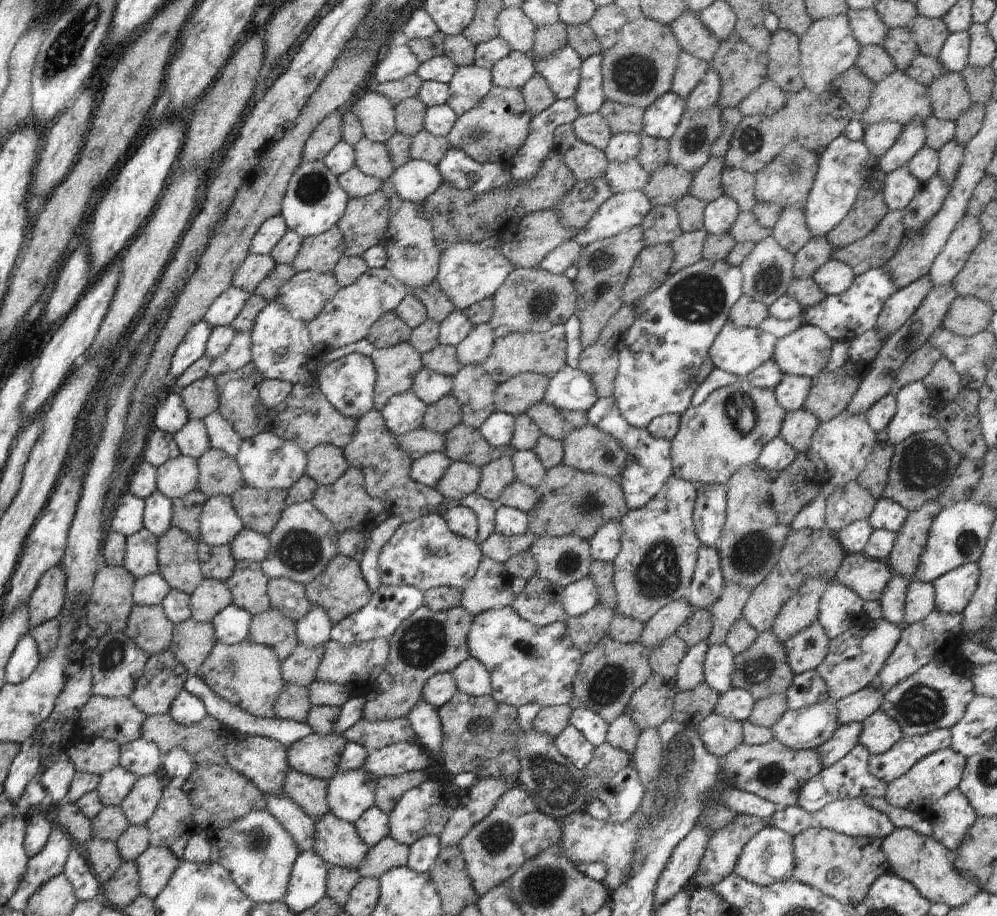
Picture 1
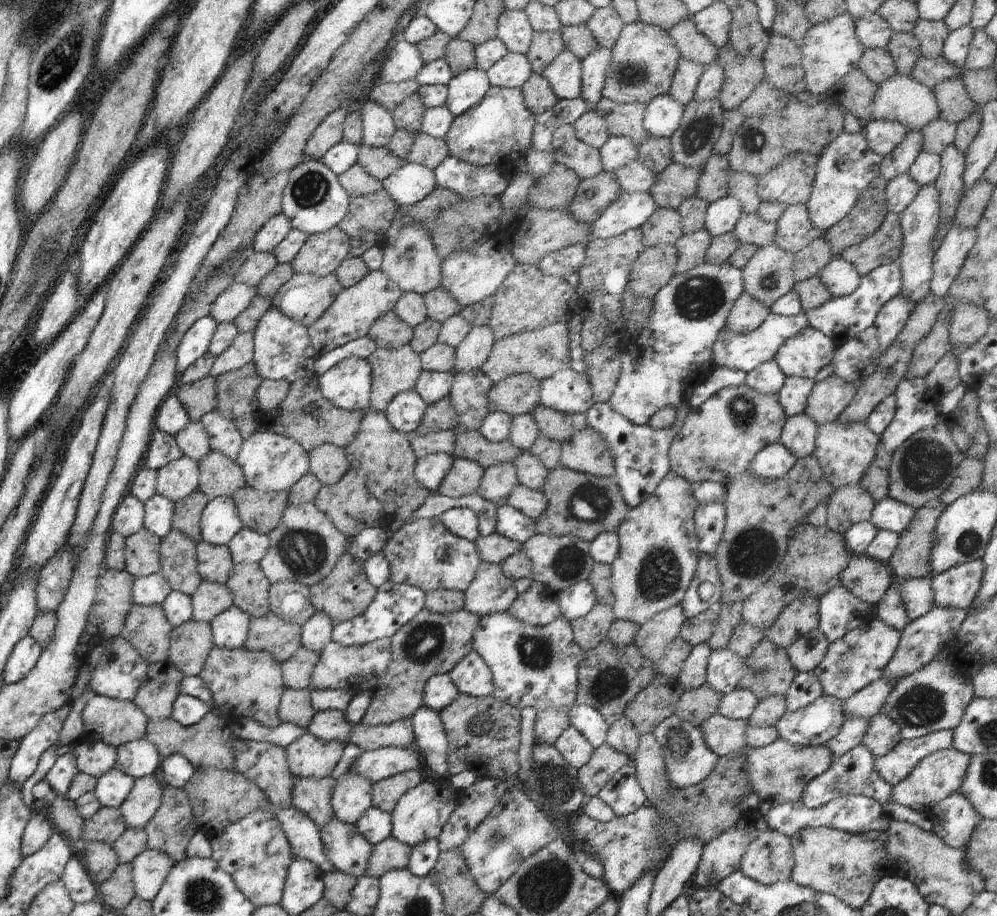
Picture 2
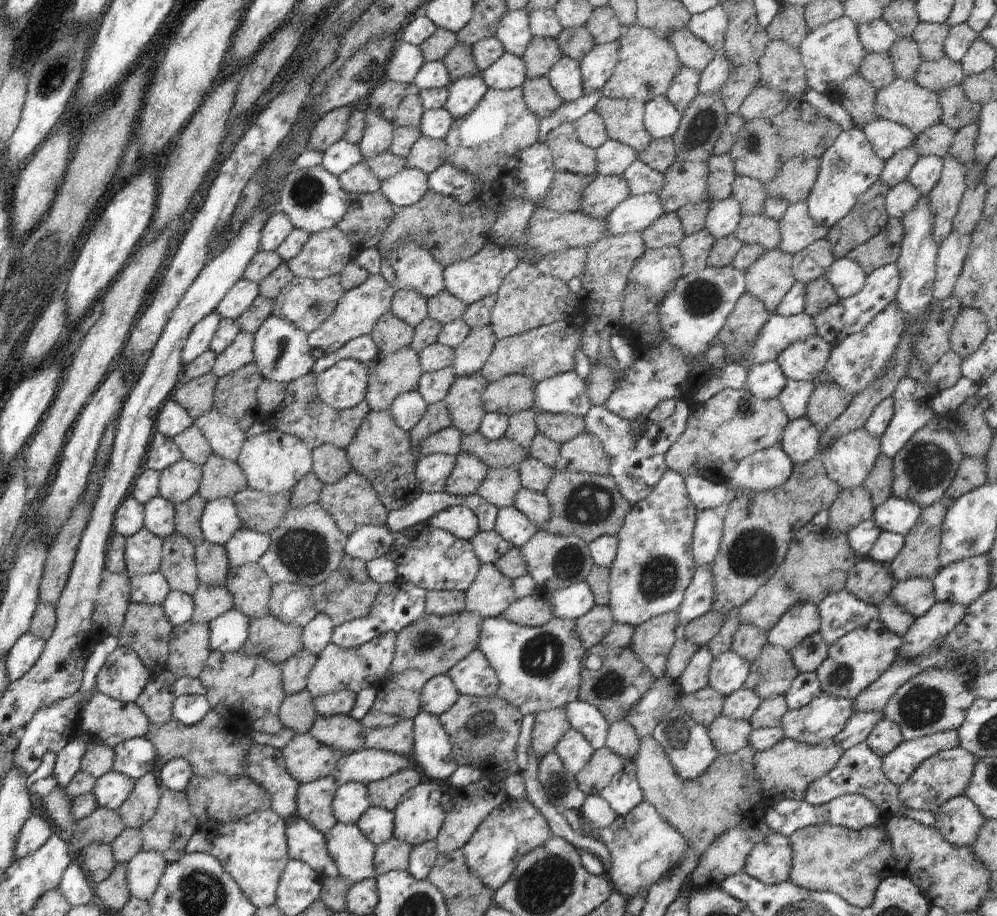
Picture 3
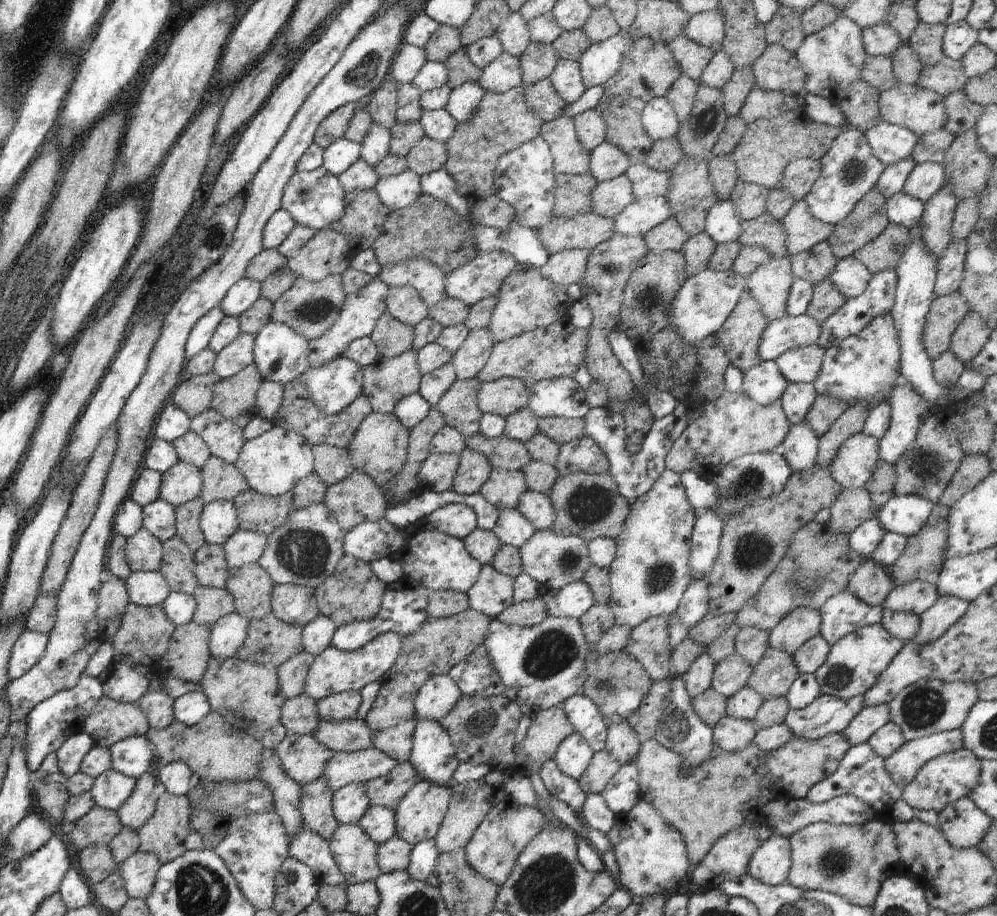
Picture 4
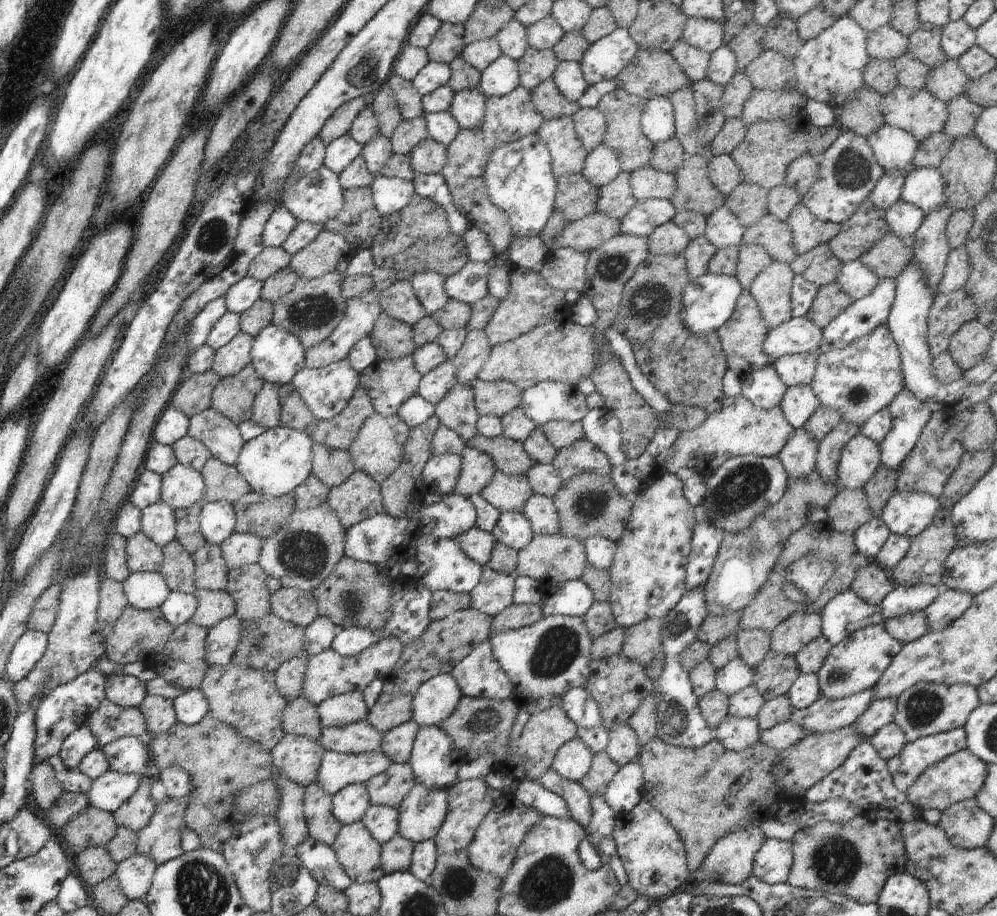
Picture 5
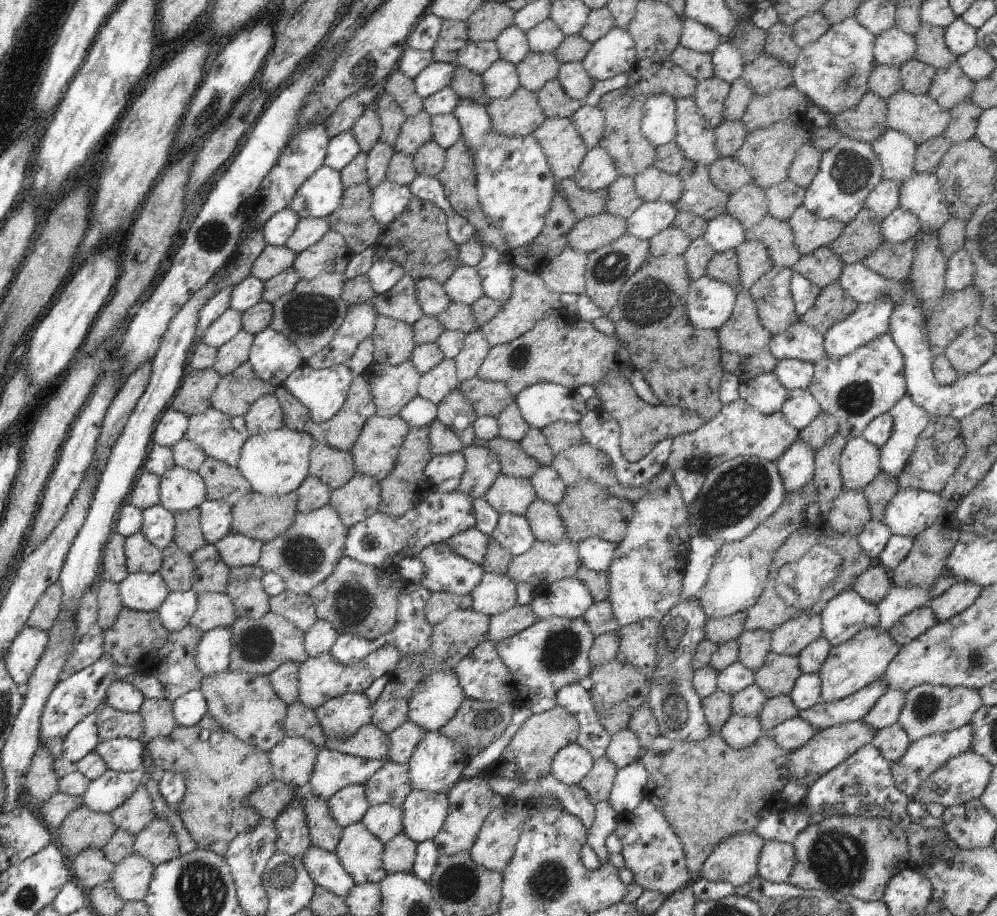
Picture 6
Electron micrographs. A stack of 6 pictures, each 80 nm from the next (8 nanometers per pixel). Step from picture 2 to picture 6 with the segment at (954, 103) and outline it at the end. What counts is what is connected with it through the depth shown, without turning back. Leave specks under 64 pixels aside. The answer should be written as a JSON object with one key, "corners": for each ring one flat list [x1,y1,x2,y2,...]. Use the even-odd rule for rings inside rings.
{"corners":[[971,100,959,102,951,108,951,119,944,136,952,145,970,140,975,136,981,111,981,108,978,108]]}

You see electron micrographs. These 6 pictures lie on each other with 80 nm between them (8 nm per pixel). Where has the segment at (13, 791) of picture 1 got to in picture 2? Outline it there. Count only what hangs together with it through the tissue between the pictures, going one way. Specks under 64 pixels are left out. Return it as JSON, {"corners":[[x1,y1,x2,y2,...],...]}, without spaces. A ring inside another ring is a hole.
{"corners":[[72,706,60,707,54,712,45,714,38,723,22,740,16,754,11,758,9,768,9,782,17,785,18,789,36,772,42,753,51,746,57,748,59,755,71,752,70,746,57,746,58,733,64,724]]}

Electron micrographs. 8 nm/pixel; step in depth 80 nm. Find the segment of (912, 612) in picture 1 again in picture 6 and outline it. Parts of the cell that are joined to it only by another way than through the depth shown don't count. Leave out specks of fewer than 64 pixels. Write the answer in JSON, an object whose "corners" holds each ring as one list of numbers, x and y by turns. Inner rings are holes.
{"corners":[[892,586,884,600,877,604,879,612,877,626,890,633,891,628,900,622,903,616,920,607,929,607,932,599,931,587,900,588]]}

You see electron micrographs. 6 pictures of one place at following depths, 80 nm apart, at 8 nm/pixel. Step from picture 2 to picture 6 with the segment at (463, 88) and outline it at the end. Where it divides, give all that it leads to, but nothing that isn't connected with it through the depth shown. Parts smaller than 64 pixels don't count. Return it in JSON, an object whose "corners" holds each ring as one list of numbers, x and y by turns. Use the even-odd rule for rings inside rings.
{"corners":[[461,97,452,113,460,123,462,138,471,148,475,158,476,188,482,210,495,227,503,232,508,241,510,251,522,245,530,244,545,225,545,216,555,195,556,178,550,170,546,155,538,141,532,135,523,137,505,137,497,133,491,125,487,107,482,103]]}

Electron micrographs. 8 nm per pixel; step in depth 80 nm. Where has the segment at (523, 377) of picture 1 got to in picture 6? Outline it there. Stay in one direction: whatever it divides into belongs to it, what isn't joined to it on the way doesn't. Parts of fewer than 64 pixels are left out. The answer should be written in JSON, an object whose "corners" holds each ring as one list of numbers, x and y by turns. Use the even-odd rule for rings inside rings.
{"corners":[[478,376,459,383,458,390,462,391,464,396,469,400,477,417,497,418,507,406,515,402,515,396,508,390,508,387,504,383,485,381]]}

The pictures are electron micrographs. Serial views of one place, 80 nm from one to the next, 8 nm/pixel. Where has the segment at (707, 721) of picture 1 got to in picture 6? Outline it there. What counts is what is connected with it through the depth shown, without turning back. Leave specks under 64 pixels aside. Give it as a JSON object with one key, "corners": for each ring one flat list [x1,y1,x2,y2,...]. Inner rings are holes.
{"corners":[[730,715,718,733,726,744,739,751,764,736,759,717]]}

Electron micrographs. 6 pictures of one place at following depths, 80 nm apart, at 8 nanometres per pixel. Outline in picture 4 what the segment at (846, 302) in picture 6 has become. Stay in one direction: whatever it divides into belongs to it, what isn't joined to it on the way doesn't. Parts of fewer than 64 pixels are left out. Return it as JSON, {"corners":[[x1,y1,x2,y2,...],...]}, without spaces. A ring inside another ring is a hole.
{"corners":[[824,279,813,286,813,295,810,299,807,312,819,324,833,315,848,299,836,288,832,281]]}

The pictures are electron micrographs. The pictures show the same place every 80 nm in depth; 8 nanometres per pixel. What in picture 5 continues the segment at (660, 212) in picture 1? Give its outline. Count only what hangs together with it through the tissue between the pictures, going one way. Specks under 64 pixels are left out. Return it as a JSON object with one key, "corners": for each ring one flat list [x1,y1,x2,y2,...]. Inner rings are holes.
{"corners":[[668,221,655,228,648,237,649,252,655,255,679,254,682,255,688,246,690,238,685,230,677,224]]}

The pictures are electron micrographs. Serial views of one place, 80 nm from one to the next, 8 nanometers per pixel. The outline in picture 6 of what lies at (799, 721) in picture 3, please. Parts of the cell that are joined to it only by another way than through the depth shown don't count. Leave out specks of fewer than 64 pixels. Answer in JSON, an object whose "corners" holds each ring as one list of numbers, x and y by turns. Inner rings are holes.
{"corners":[[882,676,857,693,831,703,822,701,810,708,799,710,797,716,816,730,826,730,841,724,862,721,886,691,887,686]]}

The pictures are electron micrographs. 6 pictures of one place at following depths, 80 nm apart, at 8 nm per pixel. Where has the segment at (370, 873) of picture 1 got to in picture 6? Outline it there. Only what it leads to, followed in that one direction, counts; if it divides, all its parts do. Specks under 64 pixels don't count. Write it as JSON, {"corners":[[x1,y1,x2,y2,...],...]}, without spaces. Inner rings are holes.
{"corners":[[400,833,383,845,383,867,388,875,413,872,417,842,410,840,404,833]]}

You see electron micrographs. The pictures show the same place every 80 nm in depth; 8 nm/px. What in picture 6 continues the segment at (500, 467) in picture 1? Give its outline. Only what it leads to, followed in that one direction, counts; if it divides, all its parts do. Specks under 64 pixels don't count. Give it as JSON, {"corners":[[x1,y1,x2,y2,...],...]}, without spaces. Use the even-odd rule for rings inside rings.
{"corners":[[500,473,483,499,499,515,510,513,525,516,536,497,530,479,514,478]]}

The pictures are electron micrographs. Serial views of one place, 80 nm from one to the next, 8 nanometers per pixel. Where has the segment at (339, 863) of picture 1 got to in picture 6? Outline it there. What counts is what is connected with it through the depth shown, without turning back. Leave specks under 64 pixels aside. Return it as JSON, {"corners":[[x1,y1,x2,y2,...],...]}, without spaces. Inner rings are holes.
{"corners":[[362,821,343,828,335,855,355,884,379,883,387,874,383,867,383,842]]}

